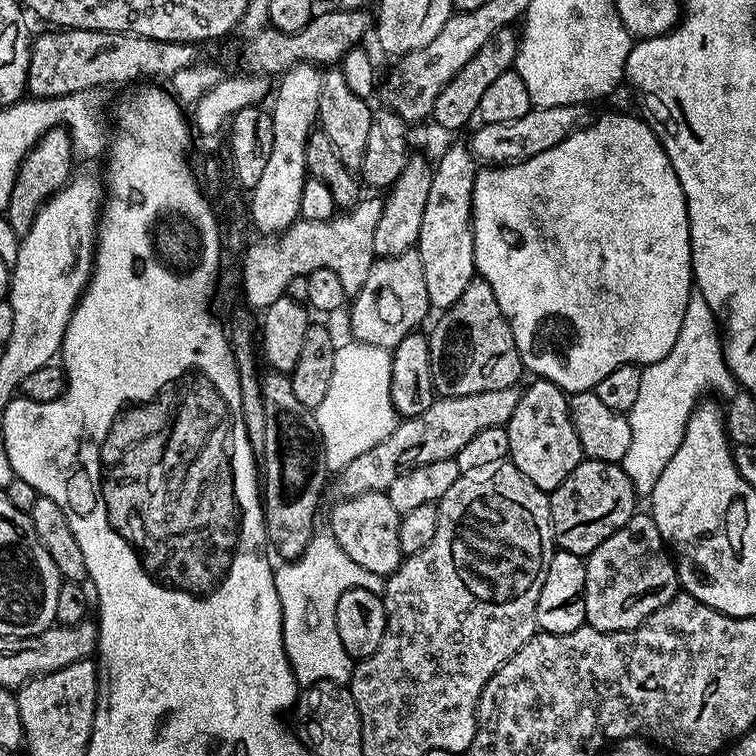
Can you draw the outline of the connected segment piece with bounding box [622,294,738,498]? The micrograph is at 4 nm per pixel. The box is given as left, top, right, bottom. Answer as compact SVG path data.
M693 294L688 300L686 314L682 314L682 330L678 330L678 342L674 342L666 358L643 365L638 399L626 413L632 441L630 450L626 450L624 455L622 467L632 480L637 497L651 497L656 479L662 470L666 470L666 462L674 458L674 450L678 450L686 434L688 419L696 405L709 393L731 398L737 391L736 380L724 362L722 328L718 318L714 310L706 306L706 298Z

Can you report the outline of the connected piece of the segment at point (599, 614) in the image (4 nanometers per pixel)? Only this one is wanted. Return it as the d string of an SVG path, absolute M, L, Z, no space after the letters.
M644 510L631 516L602 546L598 546L586 558L586 586L584 587L584 619L587 627L599 632L629 632L646 622L666 602L678 594L680 577L676 574L676 562L666 547L654 518Z

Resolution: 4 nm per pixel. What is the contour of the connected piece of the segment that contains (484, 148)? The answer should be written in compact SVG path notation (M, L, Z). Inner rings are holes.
M575 104L570 106L546 106L532 108L515 122L481 123L480 129L472 136L470 147L473 156L480 162L491 162L503 166L509 162L528 160L534 154L542 154L542 150L550 150L550 146L558 146L571 132L575 132L580 120L581 109Z

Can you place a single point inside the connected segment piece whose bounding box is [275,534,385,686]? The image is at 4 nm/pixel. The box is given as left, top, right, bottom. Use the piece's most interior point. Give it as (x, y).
(308, 588)

